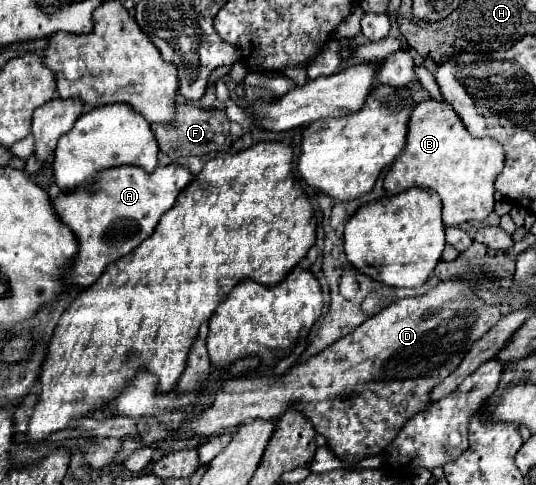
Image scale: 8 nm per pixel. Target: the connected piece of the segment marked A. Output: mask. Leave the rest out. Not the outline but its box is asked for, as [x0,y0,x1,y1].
[52,163,192,287]

